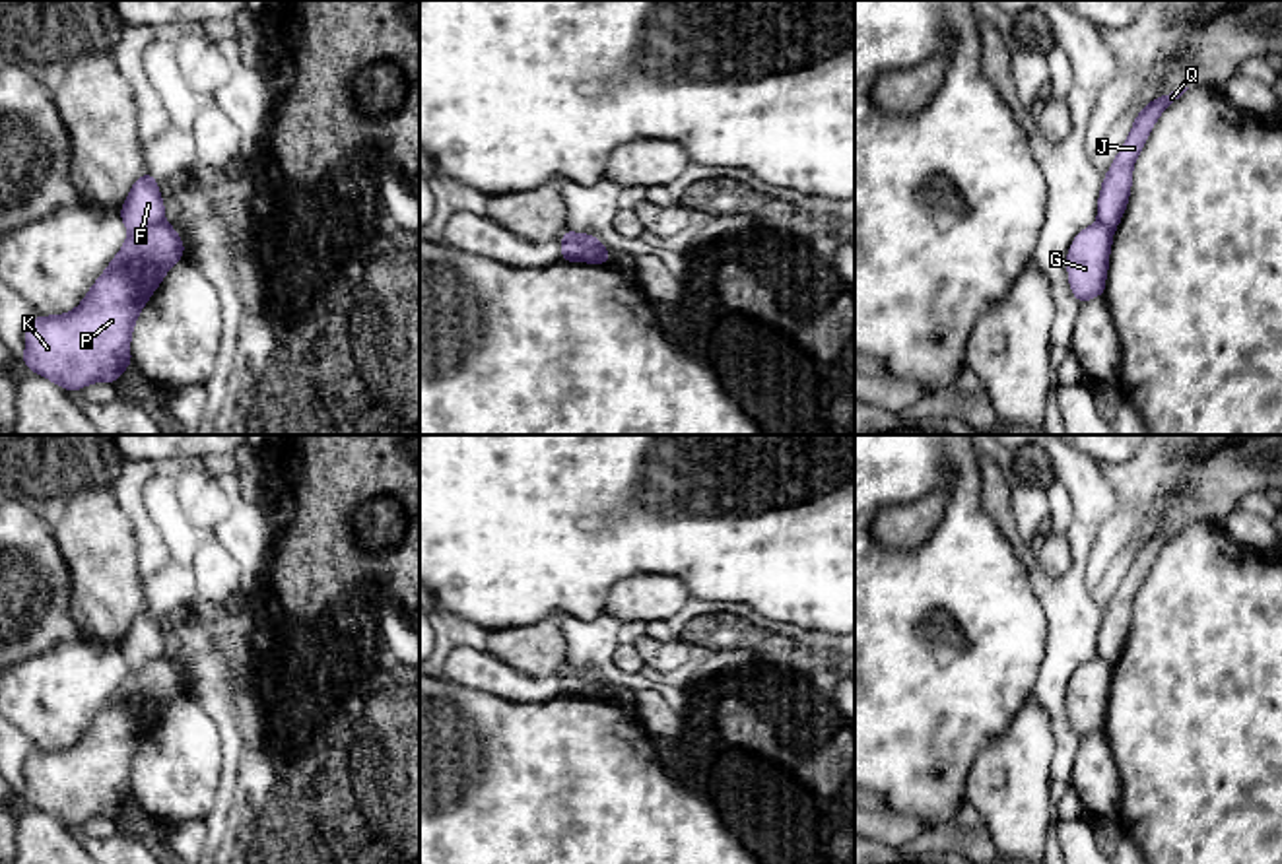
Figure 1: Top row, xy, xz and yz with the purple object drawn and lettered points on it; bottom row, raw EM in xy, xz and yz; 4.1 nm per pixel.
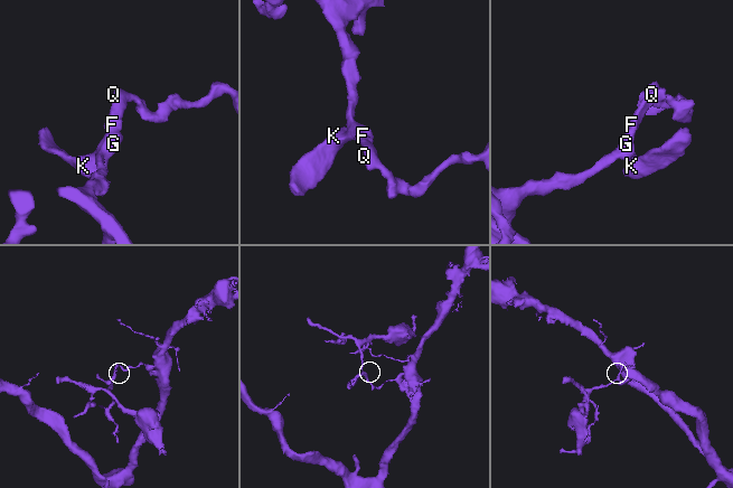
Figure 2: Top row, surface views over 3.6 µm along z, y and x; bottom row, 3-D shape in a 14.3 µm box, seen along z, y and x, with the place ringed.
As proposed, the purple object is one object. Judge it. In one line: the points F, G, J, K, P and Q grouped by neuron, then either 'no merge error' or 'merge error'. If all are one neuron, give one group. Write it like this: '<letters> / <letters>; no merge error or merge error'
F J Q / G K P; merge error

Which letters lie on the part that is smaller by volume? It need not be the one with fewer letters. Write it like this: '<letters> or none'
G, K, P

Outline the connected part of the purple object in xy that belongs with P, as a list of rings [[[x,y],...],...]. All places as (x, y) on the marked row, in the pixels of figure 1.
[[[169,223],[128,233],[72,313],[39,315],[25,326],[21,363],[68,392],[117,382],[132,365],[130,338],[140,311],[183,256],[185,245]]]

